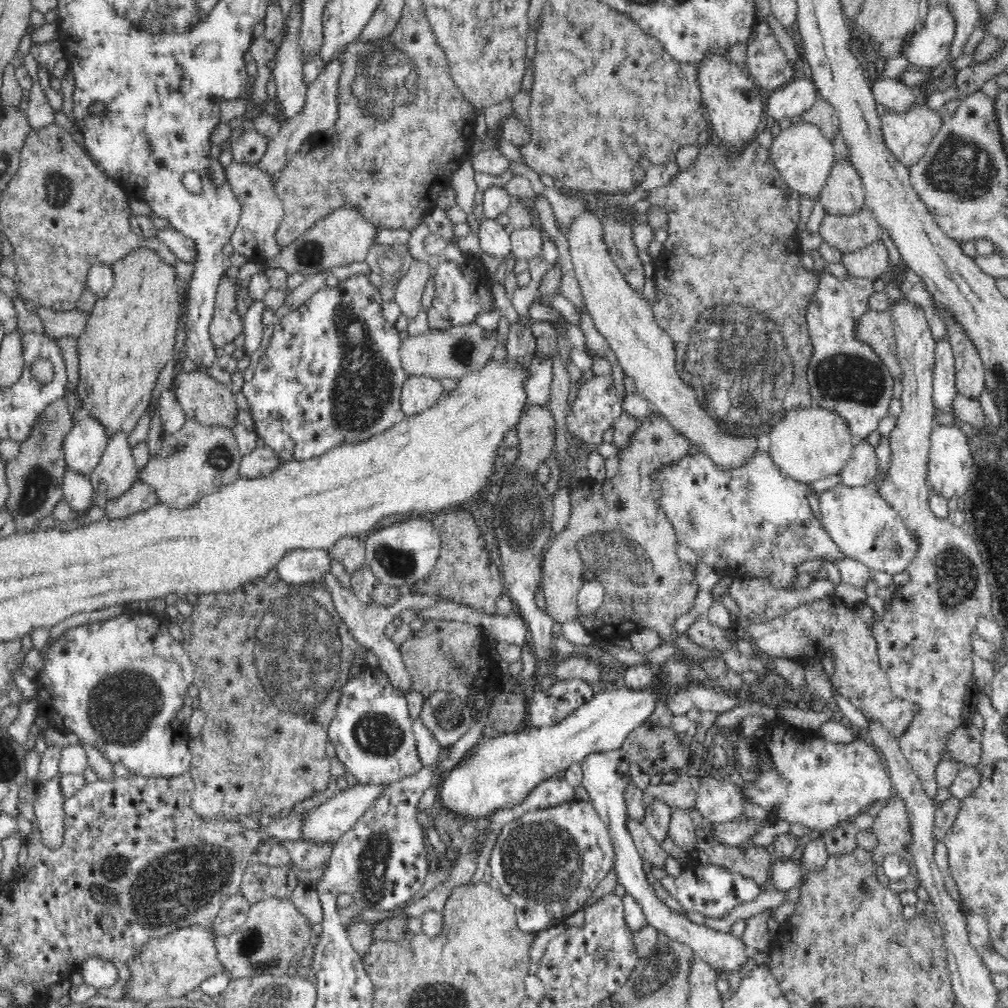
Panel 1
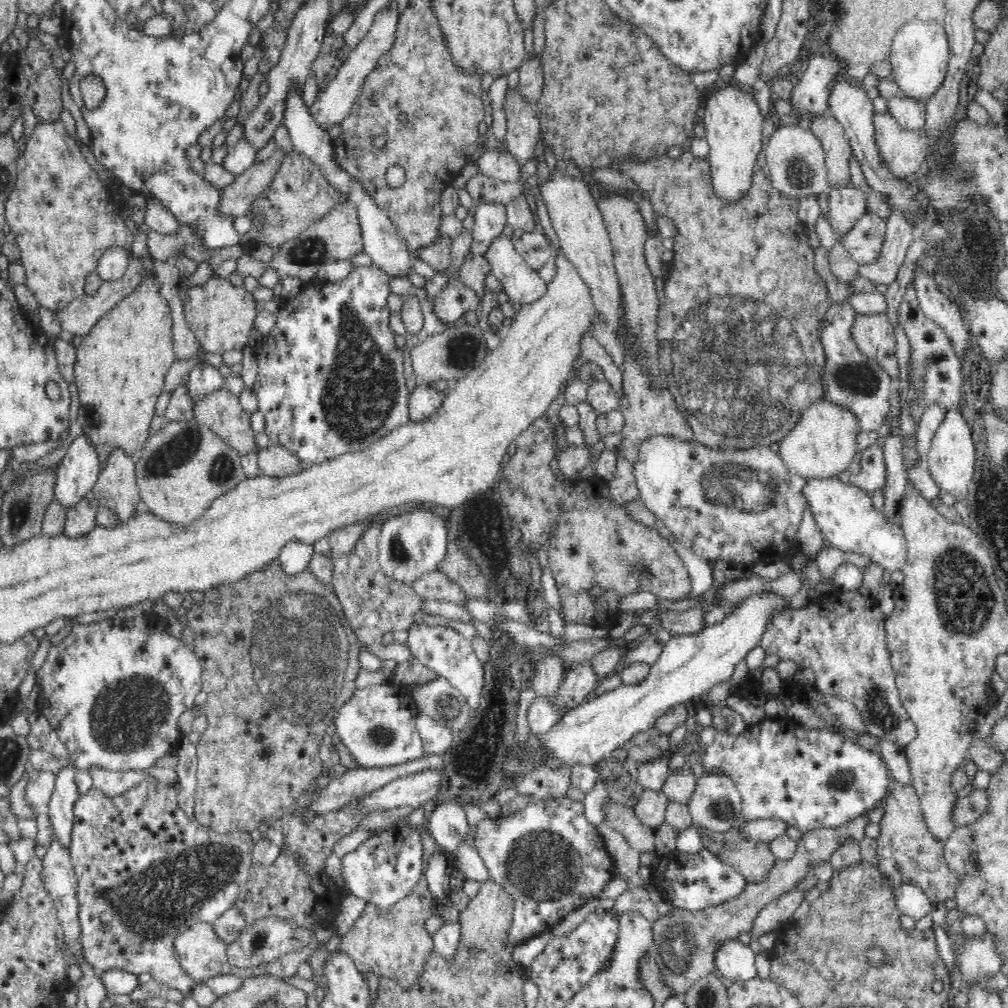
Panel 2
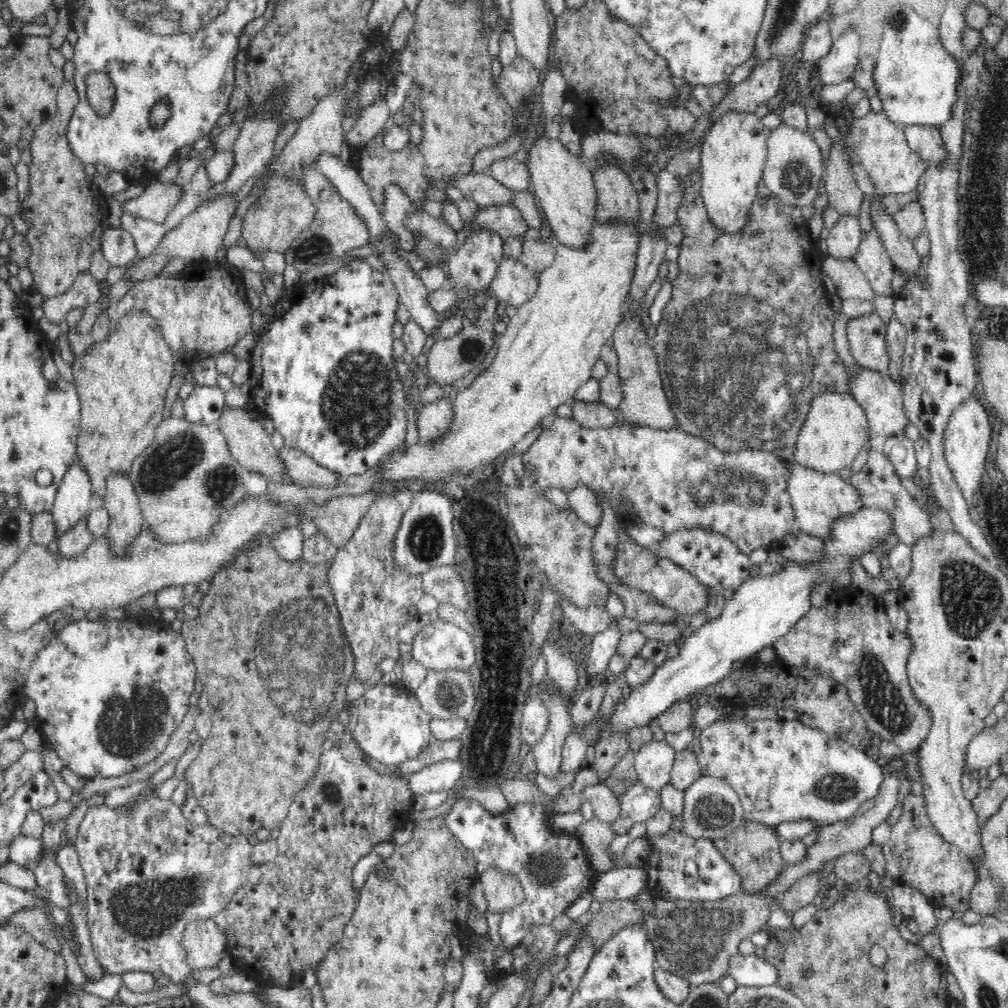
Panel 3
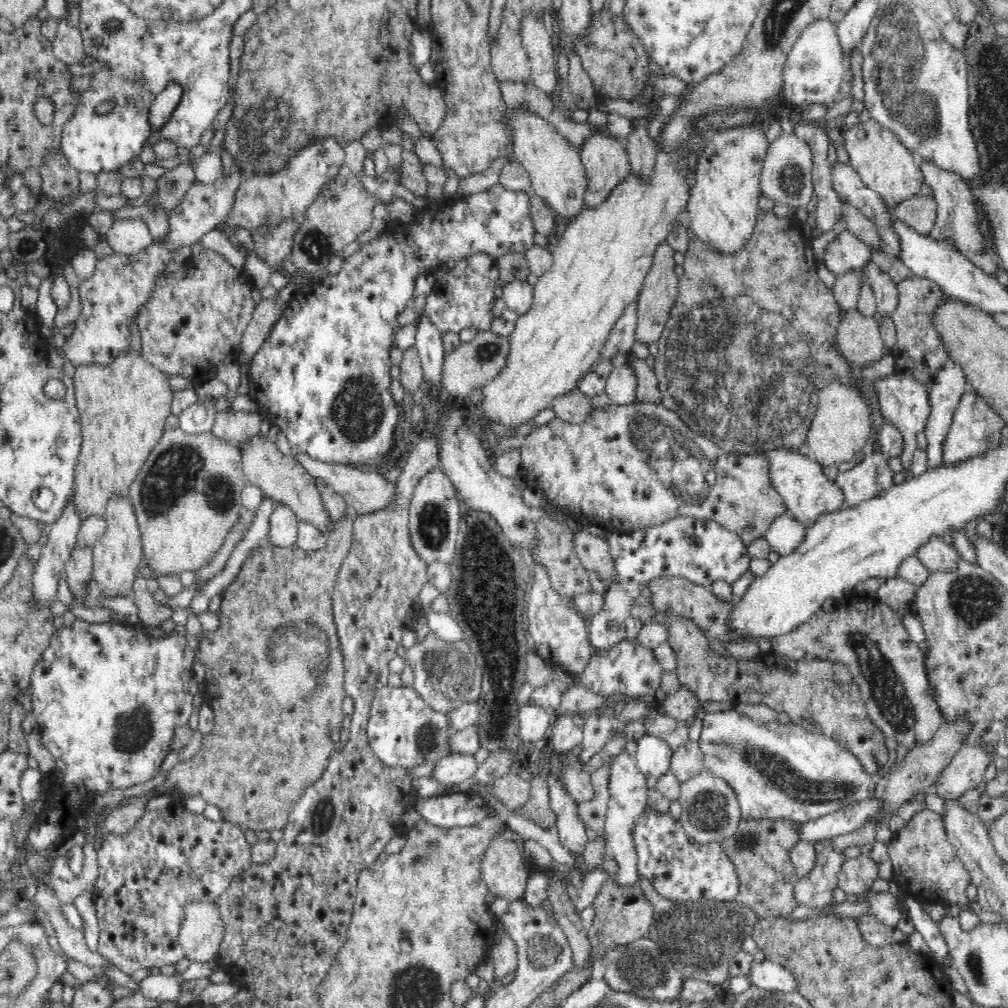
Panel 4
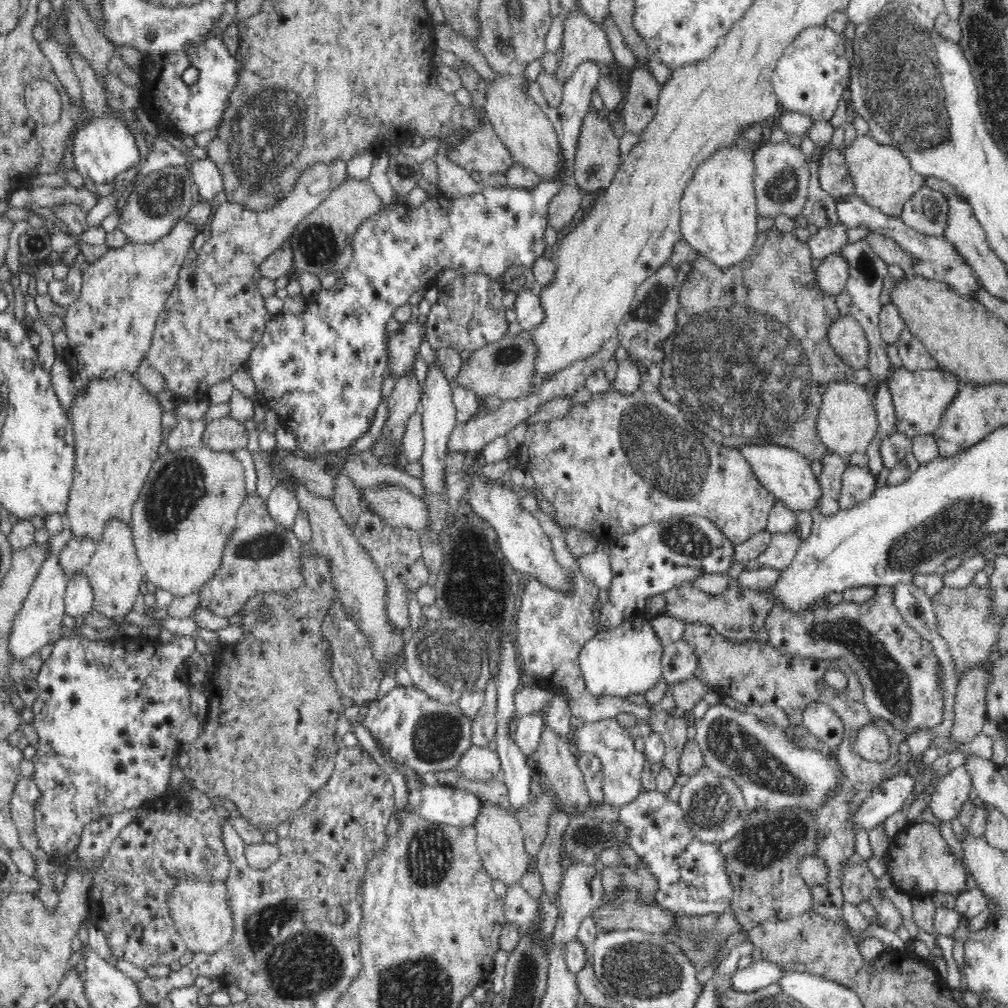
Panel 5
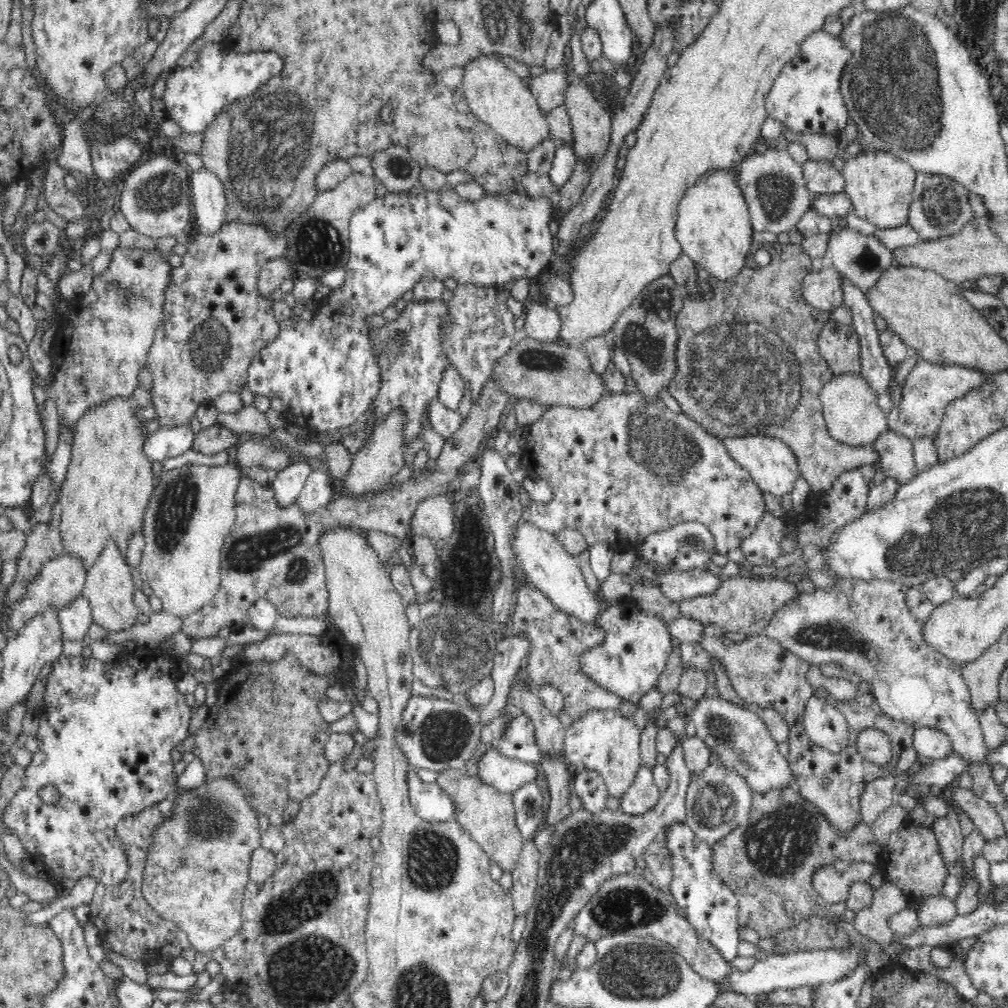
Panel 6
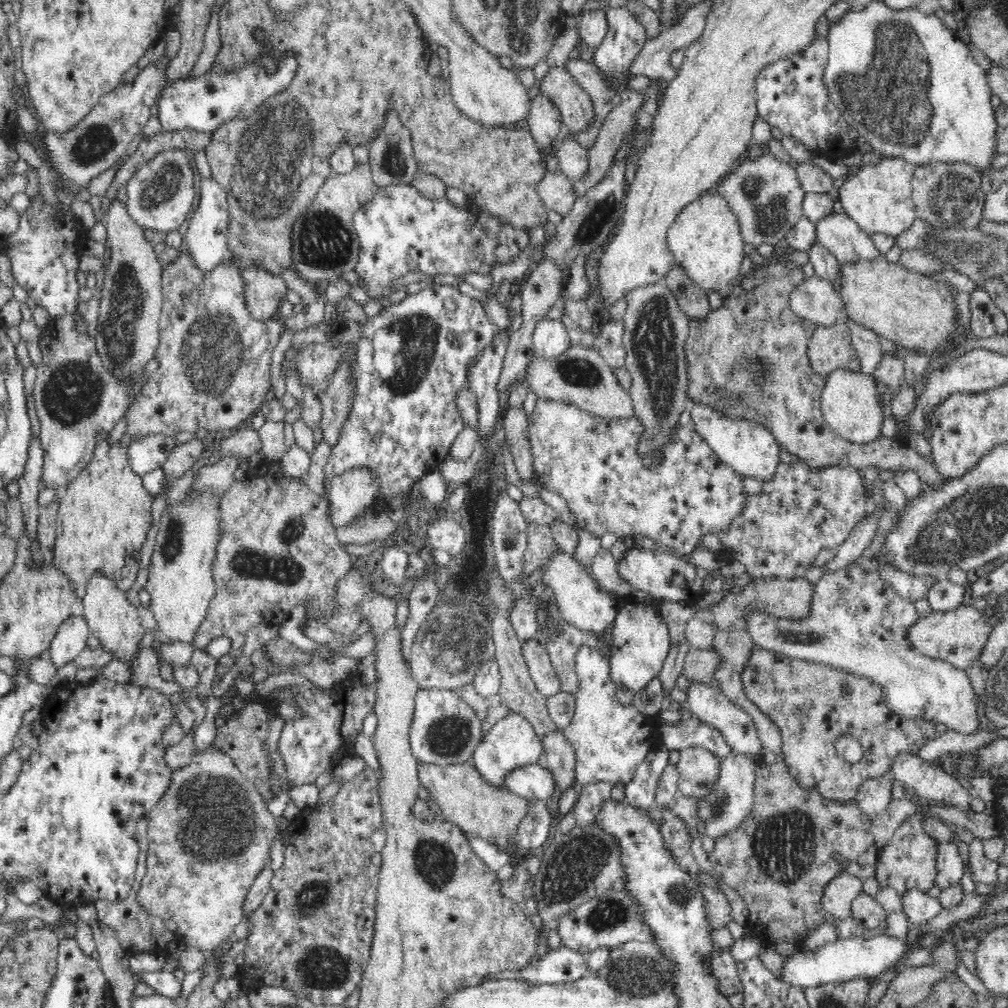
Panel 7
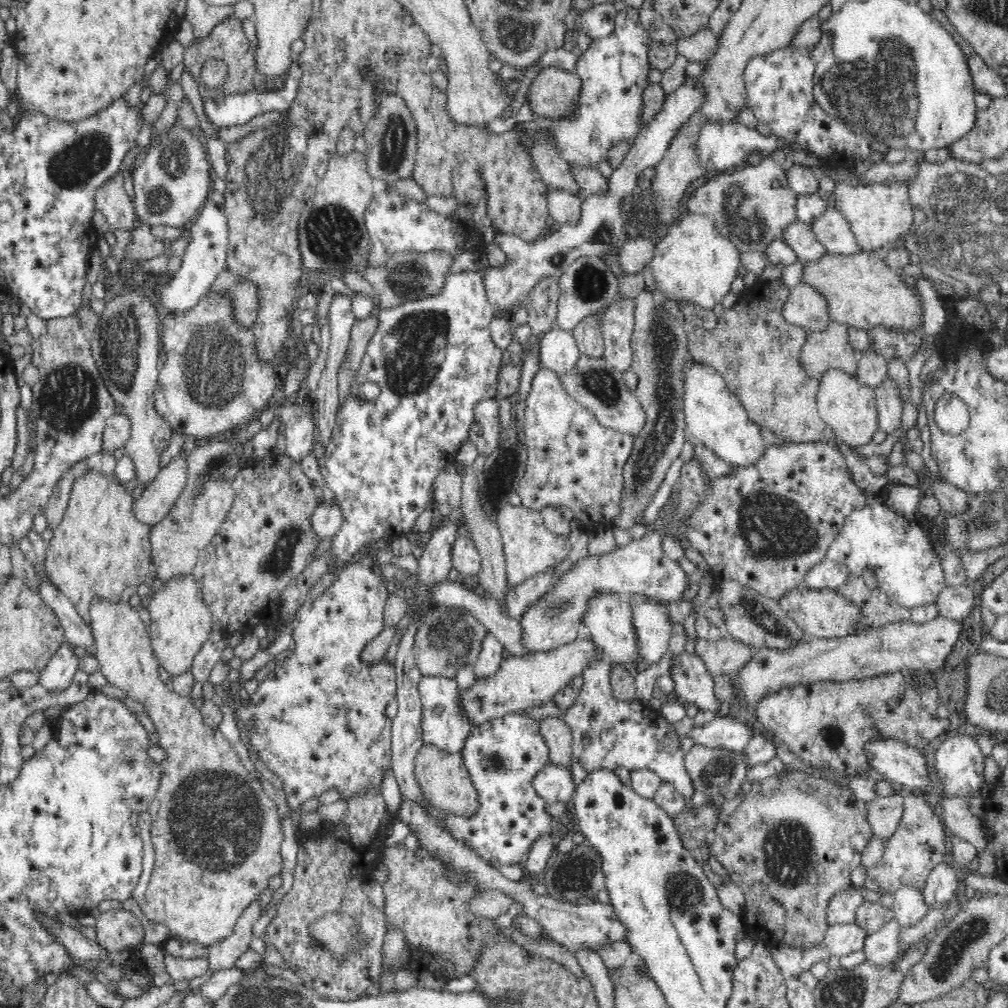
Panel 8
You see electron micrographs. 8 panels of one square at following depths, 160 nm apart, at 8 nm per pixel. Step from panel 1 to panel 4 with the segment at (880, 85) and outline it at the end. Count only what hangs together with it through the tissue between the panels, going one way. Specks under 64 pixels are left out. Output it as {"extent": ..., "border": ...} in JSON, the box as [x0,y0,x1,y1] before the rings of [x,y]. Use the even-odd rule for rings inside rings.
{"extent":[918,157,998,276],"border":[[[919,157],[918,159],[925,183],[933,189],[932,198],[937,203],[936,222],[933,224],[927,237],[936,241],[952,239],[962,255],[970,259],[976,266],[984,269],[984,271],[988,271],[988,273],[996,276],[996,272],[998,272],[998,255],[987,248],[985,240],[983,240],[977,229],[977,220],[975,220],[975,208],[973,205],[974,197],[968,183],[966,183],[966,179],[958,171],[942,169],[932,157],[929,159],[921,159]]]}

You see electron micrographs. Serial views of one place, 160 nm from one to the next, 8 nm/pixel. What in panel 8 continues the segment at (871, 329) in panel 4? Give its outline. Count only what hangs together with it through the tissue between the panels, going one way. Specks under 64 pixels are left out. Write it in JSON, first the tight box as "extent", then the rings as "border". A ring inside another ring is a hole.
{"extent":[800,321,858,379],"border":[[[834,321],[824,330],[808,334],[800,356],[802,369],[813,379],[822,378],[829,369],[856,376],[858,360],[849,340],[849,327]]]}

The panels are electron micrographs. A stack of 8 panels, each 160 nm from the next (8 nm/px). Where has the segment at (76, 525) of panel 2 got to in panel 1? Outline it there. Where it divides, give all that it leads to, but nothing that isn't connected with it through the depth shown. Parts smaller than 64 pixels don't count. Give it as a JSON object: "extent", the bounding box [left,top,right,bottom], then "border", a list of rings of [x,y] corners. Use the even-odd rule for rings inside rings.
{"extent":[63,470,94,514],"border":[[[68,470],[64,472],[63,498],[66,499],[80,514],[88,512],[91,498],[94,496],[93,486],[89,475]]]}

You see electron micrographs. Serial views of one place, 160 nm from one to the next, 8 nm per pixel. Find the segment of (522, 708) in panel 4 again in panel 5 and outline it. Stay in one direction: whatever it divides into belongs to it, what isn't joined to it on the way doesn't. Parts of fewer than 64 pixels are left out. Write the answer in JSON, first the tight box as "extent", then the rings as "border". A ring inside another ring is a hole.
{"extent":[515,712,545,759],"border":[[[540,712],[520,715],[516,720],[515,743],[529,759],[533,759],[541,741],[541,734],[545,728],[543,714]]]}

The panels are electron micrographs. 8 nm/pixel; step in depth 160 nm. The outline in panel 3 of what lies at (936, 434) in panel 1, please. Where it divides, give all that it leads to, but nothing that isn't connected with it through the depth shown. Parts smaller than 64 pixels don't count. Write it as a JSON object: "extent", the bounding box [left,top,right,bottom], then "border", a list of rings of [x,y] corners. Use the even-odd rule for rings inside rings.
{"extent":[943,398,992,500],"border":[[[974,398],[955,408],[948,417],[943,432],[943,458],[950,469],[955,485],[960,489],[965,500],[970,500],[972,494],[978,490],[978,480],[984,472],[991,434],[992,424],[988,422],[987,411]]]}

